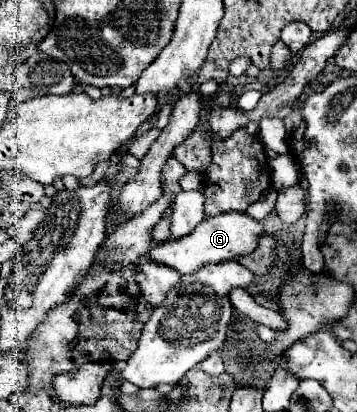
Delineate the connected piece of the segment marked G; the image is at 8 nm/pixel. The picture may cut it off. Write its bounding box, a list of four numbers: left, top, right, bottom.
[148,212,264,276]

